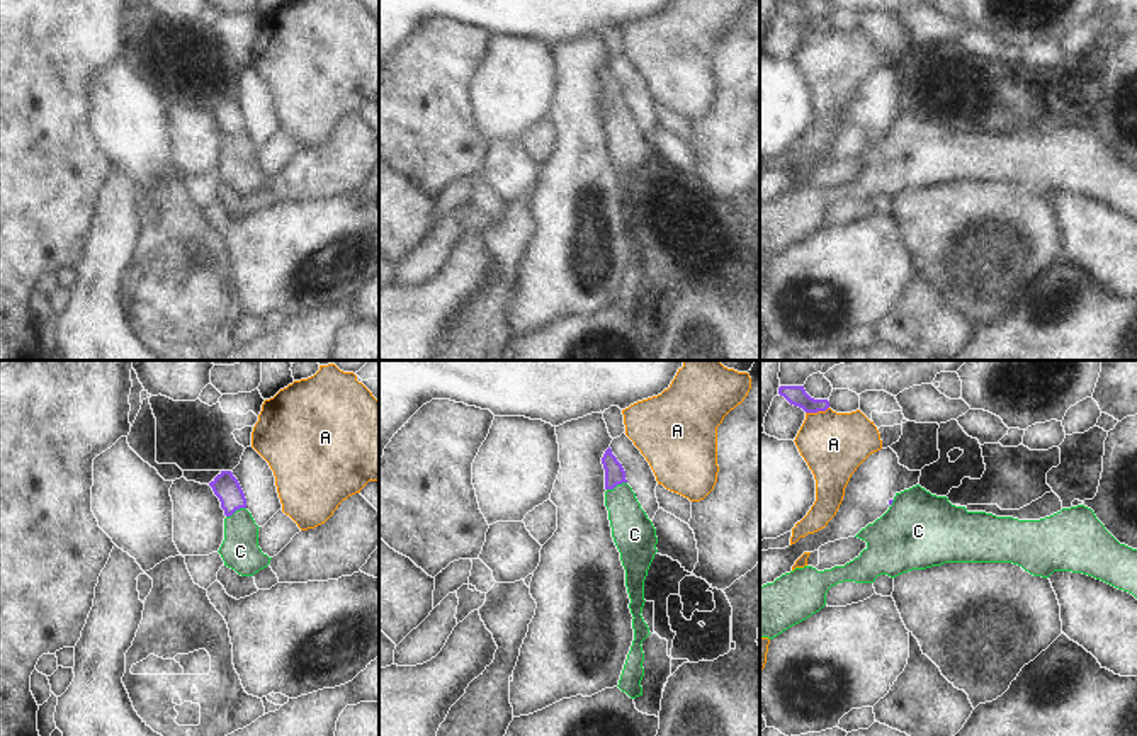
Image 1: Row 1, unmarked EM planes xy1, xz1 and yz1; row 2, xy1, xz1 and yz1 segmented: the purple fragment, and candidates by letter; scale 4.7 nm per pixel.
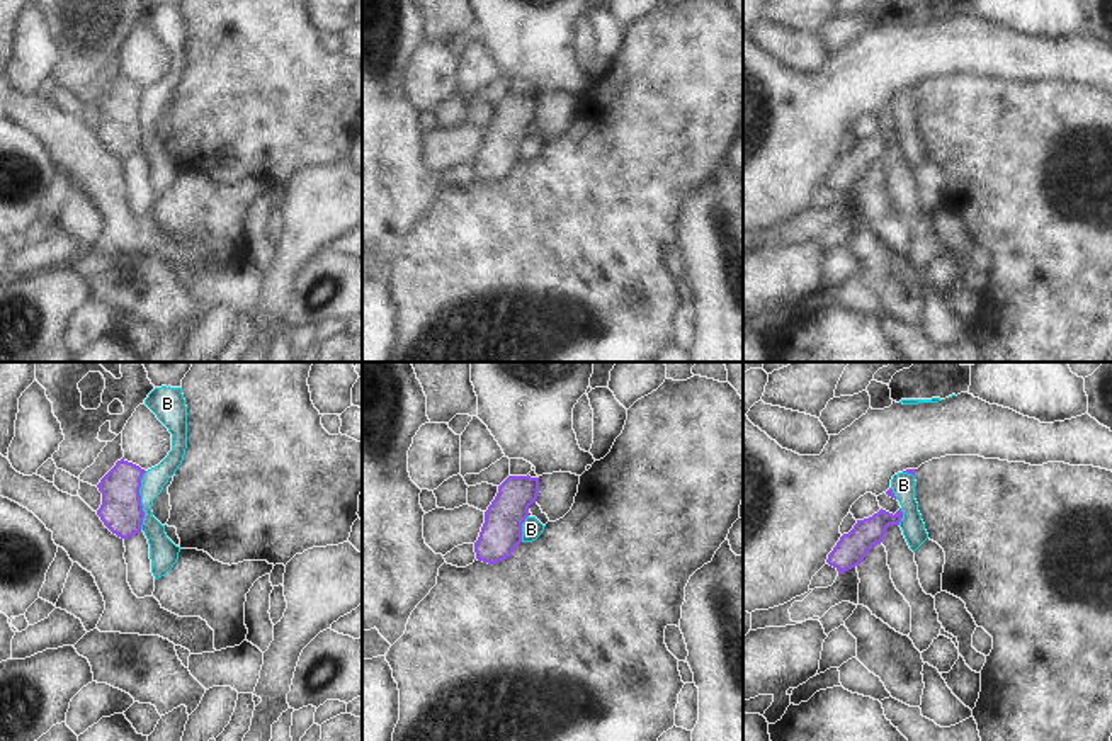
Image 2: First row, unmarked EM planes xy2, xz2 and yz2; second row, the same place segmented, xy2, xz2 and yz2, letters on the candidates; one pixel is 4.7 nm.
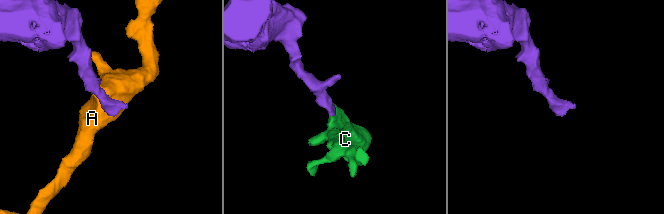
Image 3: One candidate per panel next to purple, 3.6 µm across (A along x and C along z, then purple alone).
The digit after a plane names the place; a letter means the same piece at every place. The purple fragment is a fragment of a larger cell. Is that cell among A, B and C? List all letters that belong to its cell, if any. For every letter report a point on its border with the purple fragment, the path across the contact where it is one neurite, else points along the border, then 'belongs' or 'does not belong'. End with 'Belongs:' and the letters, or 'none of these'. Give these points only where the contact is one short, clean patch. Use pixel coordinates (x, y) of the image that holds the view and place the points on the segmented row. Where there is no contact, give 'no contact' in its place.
A: contact yz1 (816, 412); border yz1 (828, 407), (806, 413); does not belong
B: contact xy2 (140, 500); border xy2 (147, 471), (140, 481), (143, 512), (140, 529); does not belong
C: contact xy1 (235, 510); way xy1 (226, 488), (235, 510), (240, 527), (240, 551); belongs
Belongs: C

